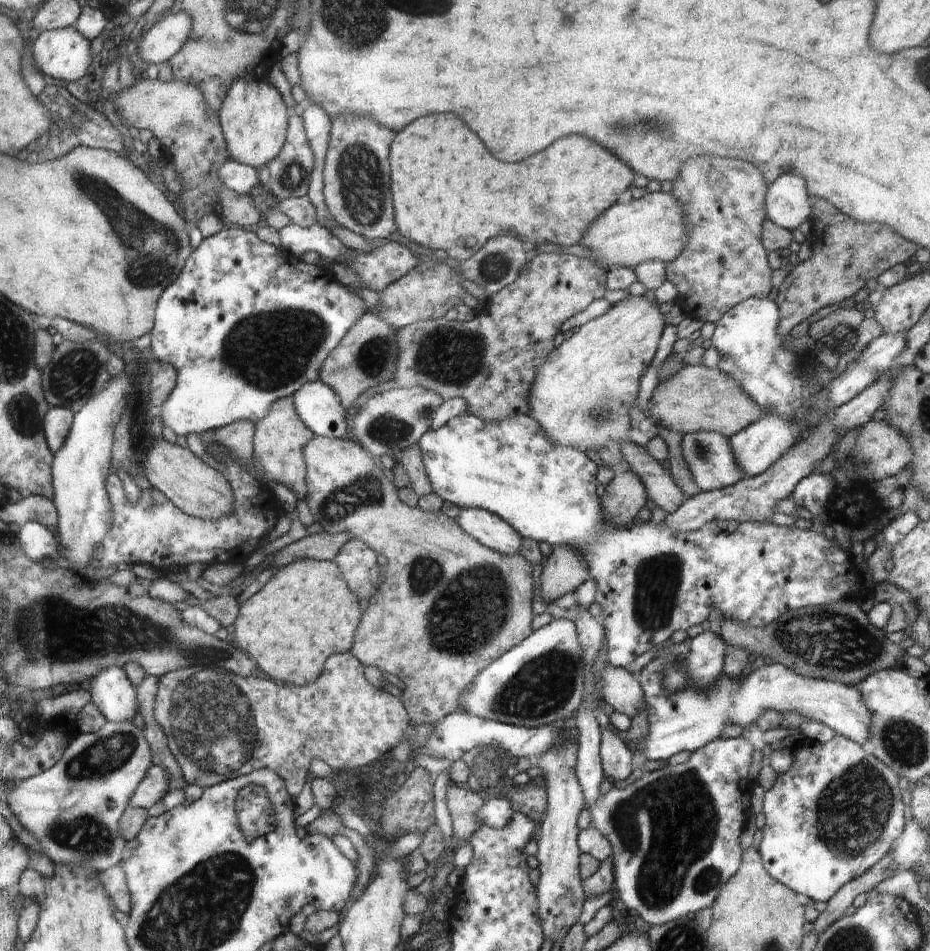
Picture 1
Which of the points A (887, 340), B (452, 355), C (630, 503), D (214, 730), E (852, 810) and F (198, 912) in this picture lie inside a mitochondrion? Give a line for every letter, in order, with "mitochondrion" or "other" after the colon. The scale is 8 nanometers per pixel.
A: other
B: mitochondrion
C: other
D: mitochondrion
E: mitochondrion
F: mitochondrion

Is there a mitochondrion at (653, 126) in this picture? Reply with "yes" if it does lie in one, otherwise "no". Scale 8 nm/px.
yes

